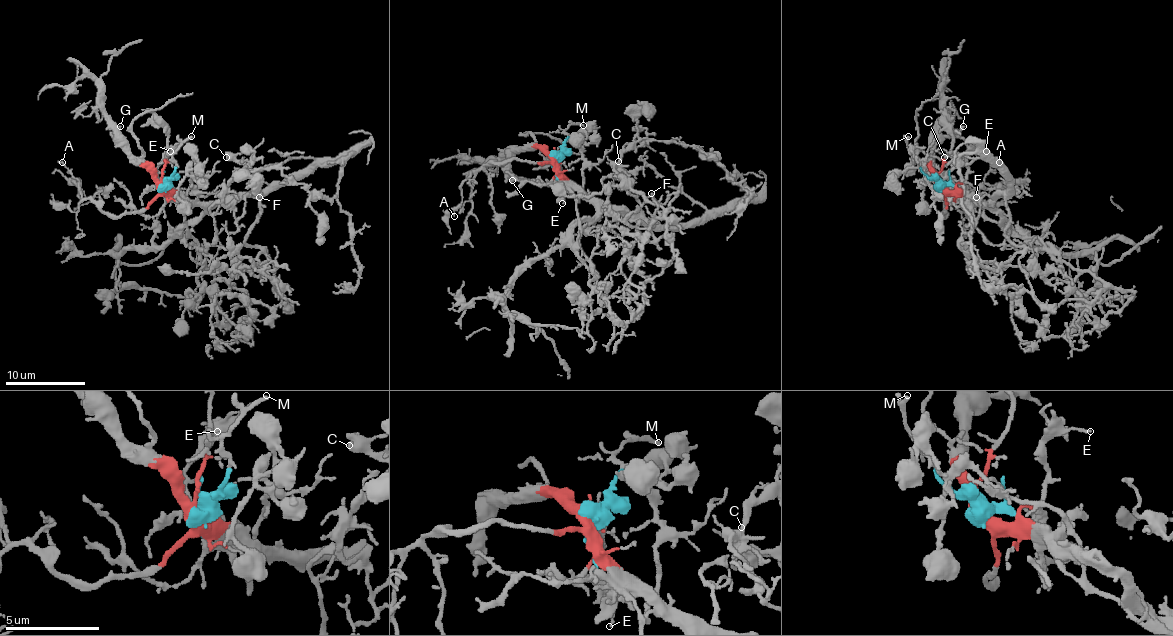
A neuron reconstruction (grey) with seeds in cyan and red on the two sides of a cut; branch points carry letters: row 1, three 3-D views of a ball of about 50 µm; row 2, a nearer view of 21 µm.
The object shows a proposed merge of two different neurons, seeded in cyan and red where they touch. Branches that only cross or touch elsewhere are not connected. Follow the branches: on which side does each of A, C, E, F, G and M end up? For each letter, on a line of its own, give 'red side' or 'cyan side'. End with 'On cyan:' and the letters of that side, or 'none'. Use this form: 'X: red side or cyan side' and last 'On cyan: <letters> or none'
A: red side
C: red side
E: red side
F: red side
G: red side
M: cyan side
On cyan: M

